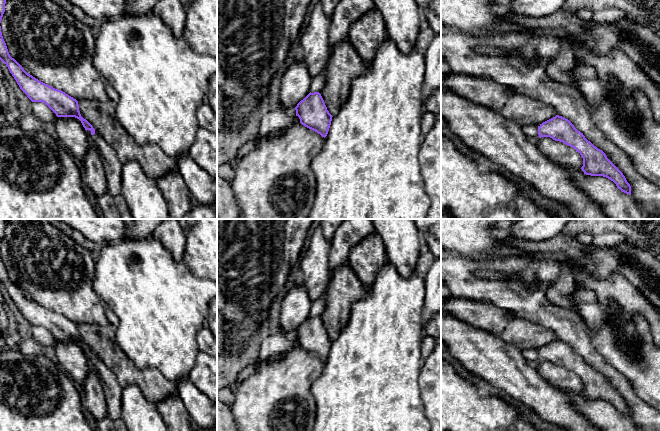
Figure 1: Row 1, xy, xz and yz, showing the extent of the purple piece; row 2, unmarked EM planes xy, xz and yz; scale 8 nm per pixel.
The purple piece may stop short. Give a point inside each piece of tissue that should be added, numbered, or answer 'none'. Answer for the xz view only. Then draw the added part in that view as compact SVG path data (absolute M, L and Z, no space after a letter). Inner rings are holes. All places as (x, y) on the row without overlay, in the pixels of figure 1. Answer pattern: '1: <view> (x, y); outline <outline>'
none

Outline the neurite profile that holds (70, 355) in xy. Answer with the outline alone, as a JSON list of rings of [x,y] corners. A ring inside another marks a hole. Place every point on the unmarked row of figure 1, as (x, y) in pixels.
[[[57,341],[55,347],[59,363],[72,380],[82,384],[89,374],[90,360],[75,341]]]

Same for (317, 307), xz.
[[[323,295],[318,300],[312,302],[310,309],[310,316],[320,317],[323,314],[324,309],[325,309],[325,296]]]

